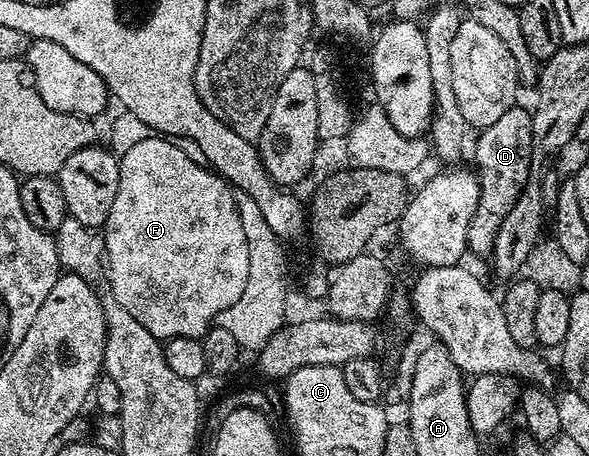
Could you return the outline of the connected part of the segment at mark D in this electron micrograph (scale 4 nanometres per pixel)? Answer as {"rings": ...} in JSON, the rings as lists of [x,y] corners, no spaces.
{"rings":[[[515,105],[503,113],[492,125],[481,128],[477,132],[478,140],[473,140],[474,163],[478,184],[480,185],[480,201],[476,205],[476,213],[472,217],[472,225],[468,225],[469,254],[489,256],[494,249],[496,233],[508,217],[508,209],[516,205],[524,185],[530,180],[530,158],[534,156],[534,138],[532,137],[533,114],[522,105]]]}

